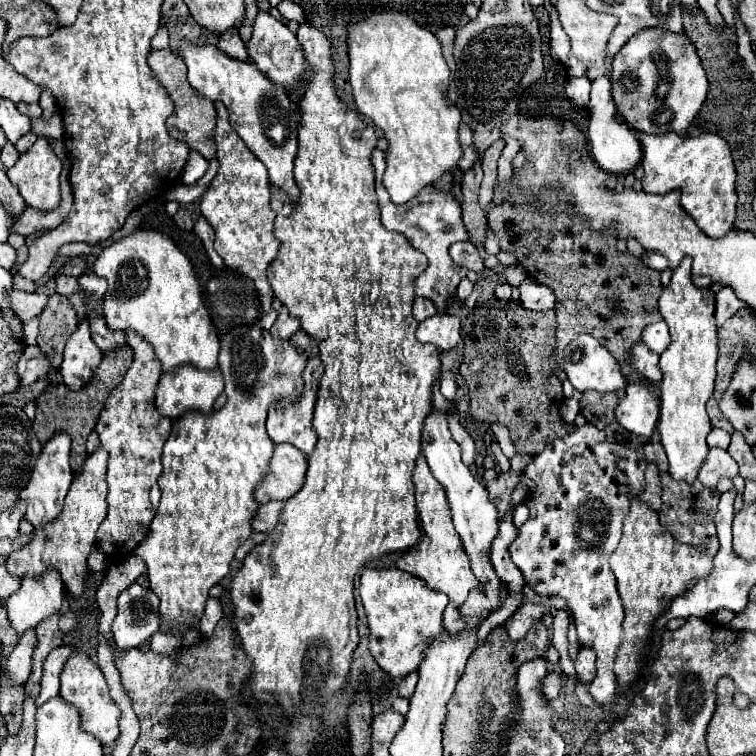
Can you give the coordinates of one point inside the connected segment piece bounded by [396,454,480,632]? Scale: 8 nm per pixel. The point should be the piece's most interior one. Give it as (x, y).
(440, 560)

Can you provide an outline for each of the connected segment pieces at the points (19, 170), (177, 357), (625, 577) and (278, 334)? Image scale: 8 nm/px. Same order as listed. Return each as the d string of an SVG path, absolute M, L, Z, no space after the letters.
M38 138L34 146L20 154L18 162L8 168L8 178L18 186L20 196L28 206L38 210L50 210L58 206L62 162L54 154L48 140Z
M138 226L132 234L105 248L93 266L94 274L108 280L108 290L104 296L104 320L110 330L132 328L142 334L152 346L162 362L162 370L168 372L182 364L192 364L202 370L212 370L218 366L218 332L212 324L208 308L200 292L200 284L192 270L190 260L176 248L176 244L158 230Z
M636 496L630 500L630 512L624 518L622 540L614 554L610 556L610 568L618 582L618 592L624 602L624 624L622 624L622 642L616 652L614 672L622 686L630 684L636 678L640 656L650 638L654 620L666 612L674 596L684 594L690 580L698 580L710 572L714 566L714 556L718 552L718 538L712 536L704 546L682 544L658 522L658 512L648 504L642 504Z
M282 306L278 312L278 320L272 326L272 336L274 338L290 338L296 330L300 330L300 320L290 316L290 312Z

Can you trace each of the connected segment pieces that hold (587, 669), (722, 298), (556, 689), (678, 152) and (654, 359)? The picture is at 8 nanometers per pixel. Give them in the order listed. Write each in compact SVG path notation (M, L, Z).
M580 648L578 652L578 658L576 658L576 676L580 682L584 684L590 684L592 678L594 678L594 672L596 672L596 656L594 656L594 650L592 648Z
M720 288L716 292L716 320L718 320L718 326L722 326L730 316L734 316L744 306L746 304L742 304L742 300L738 300L730 288Z
M548 672L546 678L542 680L542 694L548 702L558 698L560 694L560 674L558 672Z
M638 132L638 140L642 144L642 186L646 192L666 194L670 190L680 190L682 208L694 218L700 230L712 238L722 238L728 230L734 228L738 202L734 188L736 168L728 142L722 136L704 132L700 136L682 138L676 132L668 132L664 136Z
M640 342L640 344L636 344L636 346L632 348L630 356L632 356L634 368L636 368L640 374L644 374L650 382L660 382L660 380L662 380L662 372L660 372L660 366L658 366L658 358L660 358L658 354L650 352L650 350Z

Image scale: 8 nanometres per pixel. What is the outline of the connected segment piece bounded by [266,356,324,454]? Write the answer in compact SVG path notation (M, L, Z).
M312 356L308 358L308 364L306 364L306 370L304 370L304 390L302 390L302 396L298 402L274 402L268 410L268 420L266 420L266 428L268 428L268 436L274 444L280 444L280 442L288 442L292 446L296 446L298 450L302 450L304 454L310 454L316 446L316 434L312 430L312 414L314 414L314 402L316 402L316 392L318 392L318 382L320 382L320 376L324 372L324 366L322 366L322 360L320 356Z

